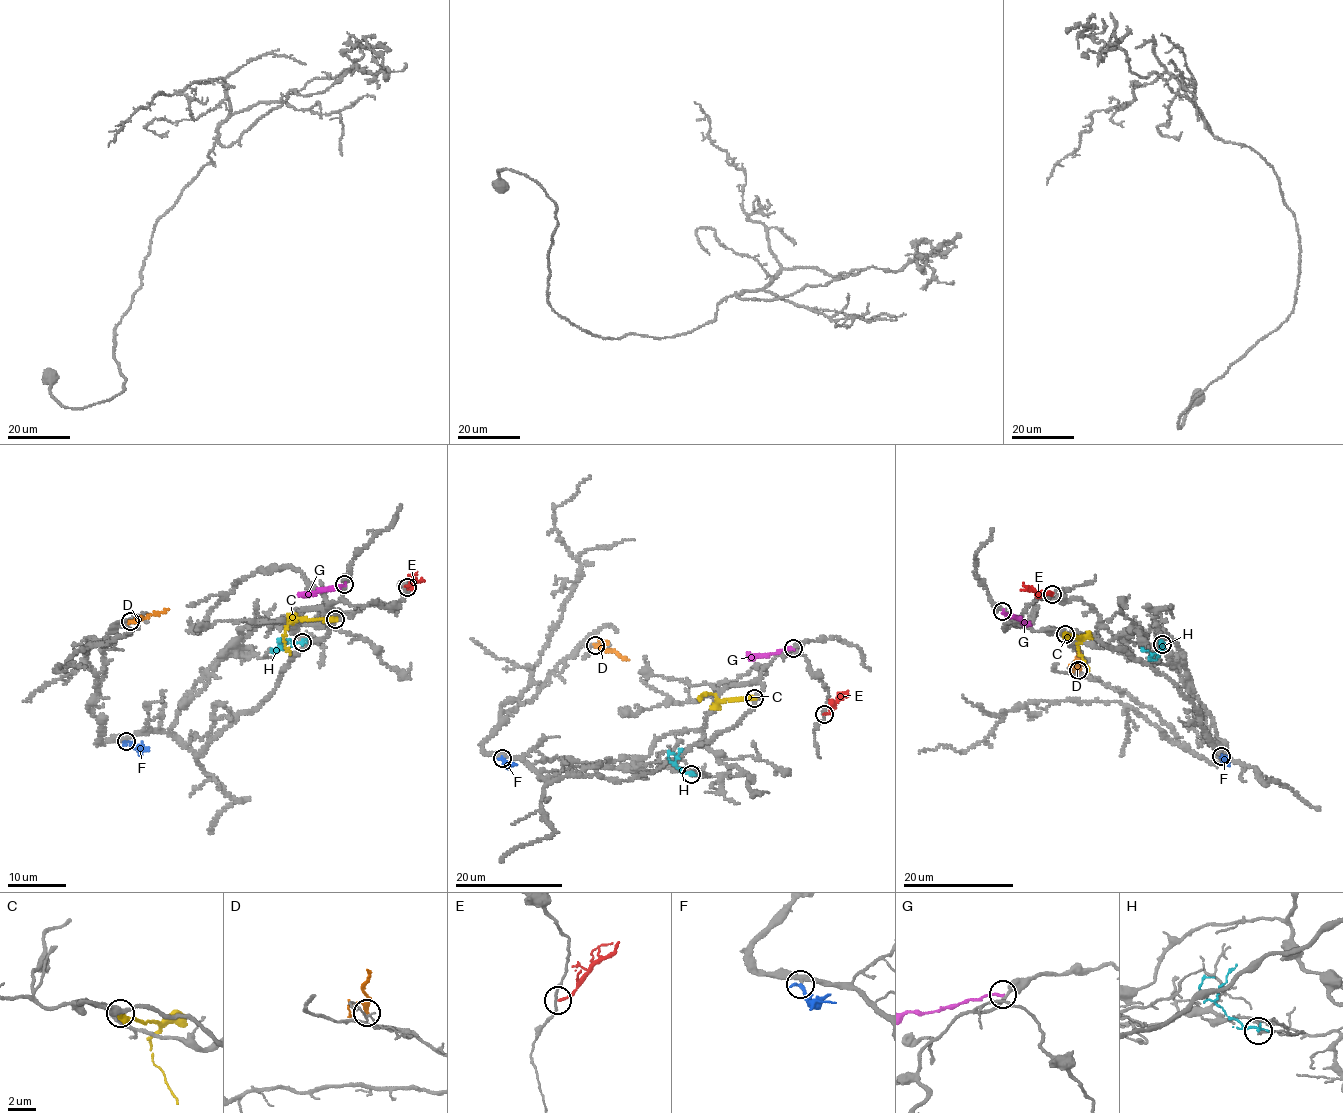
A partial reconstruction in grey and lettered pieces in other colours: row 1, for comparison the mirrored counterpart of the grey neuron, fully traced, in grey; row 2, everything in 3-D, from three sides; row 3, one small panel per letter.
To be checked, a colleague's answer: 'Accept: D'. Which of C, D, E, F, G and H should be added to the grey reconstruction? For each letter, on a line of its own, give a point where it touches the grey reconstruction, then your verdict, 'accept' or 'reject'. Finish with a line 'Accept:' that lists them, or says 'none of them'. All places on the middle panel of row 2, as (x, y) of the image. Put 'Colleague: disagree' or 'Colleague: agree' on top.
Colleague: disagree
C: contact (754, 698); reject
D: contact (595, 645); reject
E: contact (824, 714); reject
F: contact (502, 758); accept
G: contact (793, 648); reject
H: contact (691, 774); reject
Accept: F

